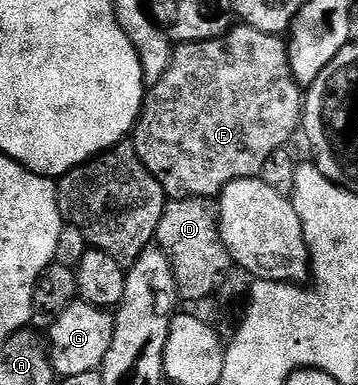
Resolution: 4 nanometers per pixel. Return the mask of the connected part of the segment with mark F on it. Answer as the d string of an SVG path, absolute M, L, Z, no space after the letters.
M234 25L219 39L209 39L199 43L179 43L175 46L174 56L168 65L168 73L164 73L164 77L160 77L160 81L156 81L156 85L147 90L146 100L142 102L142 112L138 114L138 123L132 132L132 142L140 161L144 161L148 173L152 173L156 181L160 181L170 199L214 199L221 195L222 190L232 181L259 178L264 164L268 162L268 156L276 153L276 149L286 147L289 139L294 134L296 136L299 134L304 91L294 79L294 74L290 72L286 45L287 40L283 36L260 33L260 29L252 29L245 25Z

